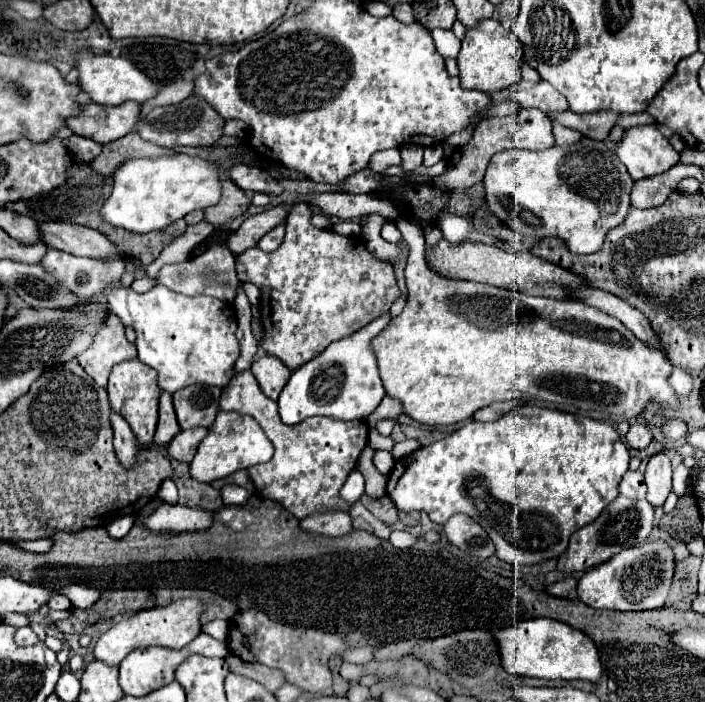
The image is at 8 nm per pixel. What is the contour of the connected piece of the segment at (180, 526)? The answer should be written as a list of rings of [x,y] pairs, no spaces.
[[[162,504],[146,522],[150,530],[196,530],[212,524],[212,512],[200,508],[186,508],[178,504]]]

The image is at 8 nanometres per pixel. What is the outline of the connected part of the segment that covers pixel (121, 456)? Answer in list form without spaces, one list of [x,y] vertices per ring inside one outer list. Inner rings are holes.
[[[114,410],[110,412],[110,424],[114,430],[114,448],[116,448],[118,460],[122,460],[124,466],[134,466],[136,464],[136,452],[138,452],[140,444],[136,442],[130,426]]]

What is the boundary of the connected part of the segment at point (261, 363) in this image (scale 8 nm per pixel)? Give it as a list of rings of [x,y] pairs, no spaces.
[[[266,354],[262,358],[258,358],[252,364],[252,374],[256,376],[262,392],[266,396],[270,396],[272,400],[278,398],[280,390],[284,388],[284,384],[290,378],[290,370],[284,366],[284,362],[272,354]]]

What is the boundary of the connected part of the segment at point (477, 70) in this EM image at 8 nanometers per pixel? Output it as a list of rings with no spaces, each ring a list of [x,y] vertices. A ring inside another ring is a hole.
[[[486,18],[480,20],[474,28],[466,30],[462,40],[462,50],[458,54],[458,68],[460,68],[460,84],[468,90],[480,92],[496,92],[506,86],[512,86],[520,80],[520,66],[524,62],[524,48],[512,30],[506,30],[502,22]]]

